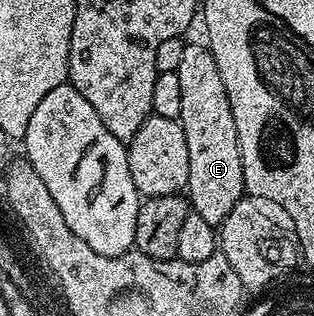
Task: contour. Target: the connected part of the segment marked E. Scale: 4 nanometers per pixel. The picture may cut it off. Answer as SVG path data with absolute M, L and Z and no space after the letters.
M184 43L178 74L181 78L178 121L185 130L185 146L189 146L189 182L185 195L190 211L201 214L205 222L218 226L229 218L229 210L233 210L245 195L237 122L233 122L233 110L229 110L229 94L225 94L221 70L217 70L217 62L206 43Z

